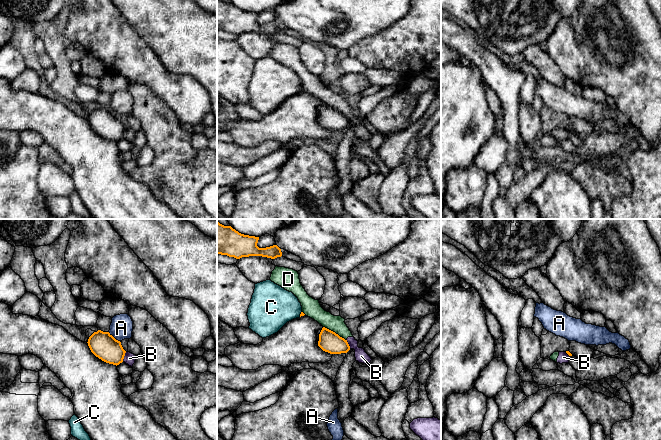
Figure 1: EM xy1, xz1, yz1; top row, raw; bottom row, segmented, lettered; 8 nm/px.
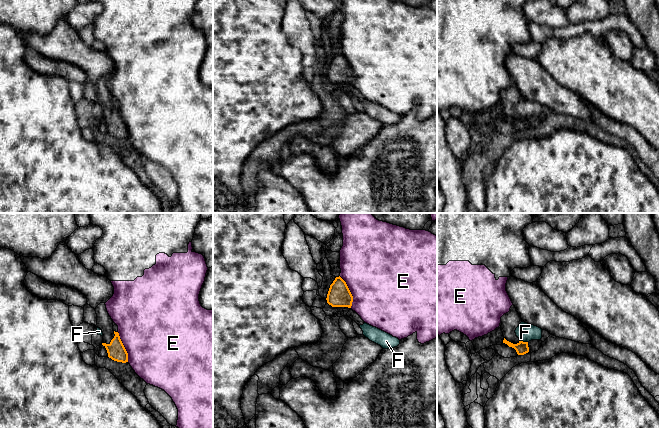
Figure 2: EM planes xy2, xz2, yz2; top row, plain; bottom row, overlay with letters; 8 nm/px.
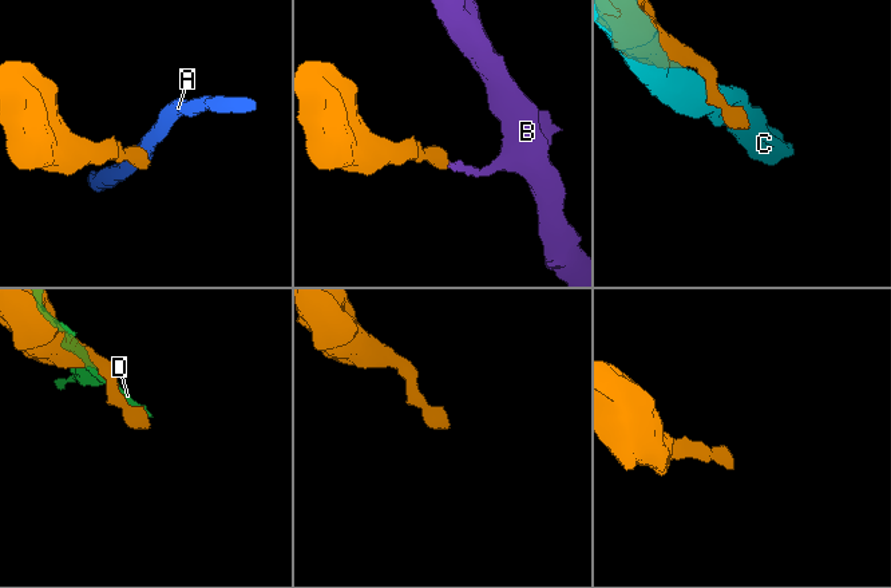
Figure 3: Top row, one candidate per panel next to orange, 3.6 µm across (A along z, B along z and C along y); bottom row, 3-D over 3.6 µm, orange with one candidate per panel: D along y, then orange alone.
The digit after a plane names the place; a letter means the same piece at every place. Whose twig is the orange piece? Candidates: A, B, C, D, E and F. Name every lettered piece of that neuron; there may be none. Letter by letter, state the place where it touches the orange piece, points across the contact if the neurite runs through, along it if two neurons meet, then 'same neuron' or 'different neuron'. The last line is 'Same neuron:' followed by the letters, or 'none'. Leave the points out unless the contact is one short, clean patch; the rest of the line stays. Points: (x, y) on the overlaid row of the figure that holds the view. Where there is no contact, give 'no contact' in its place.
A: contact xy1 (113, 337); border xy1 (108, 332), (119, 341); different neuron
B: contact xy1 (123, 357); border xy1 (126, 352), (122, 361); different neuron
C: contact xz1 (300, 314); different neuron
D: contact xz1 (334, 332); different neuron
E: contact xz2 (350, 292); different neuron
F: contact yz2 (524, 342); different neuron
Same neuron: none

